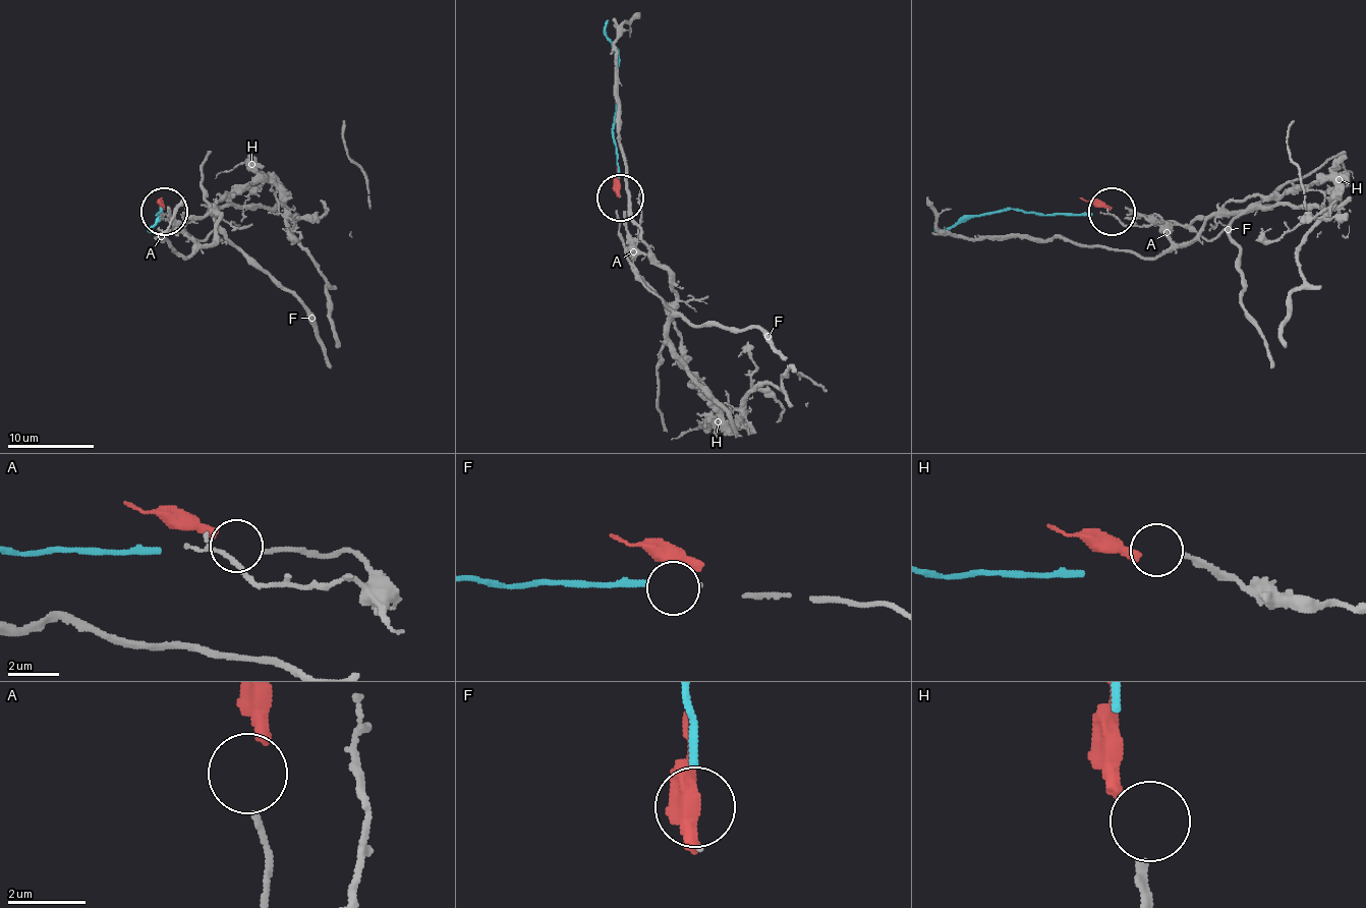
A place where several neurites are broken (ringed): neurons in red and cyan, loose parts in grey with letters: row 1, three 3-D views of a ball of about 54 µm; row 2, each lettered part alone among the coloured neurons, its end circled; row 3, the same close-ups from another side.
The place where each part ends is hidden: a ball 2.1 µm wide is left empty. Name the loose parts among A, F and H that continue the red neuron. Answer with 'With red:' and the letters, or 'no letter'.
With red: A

